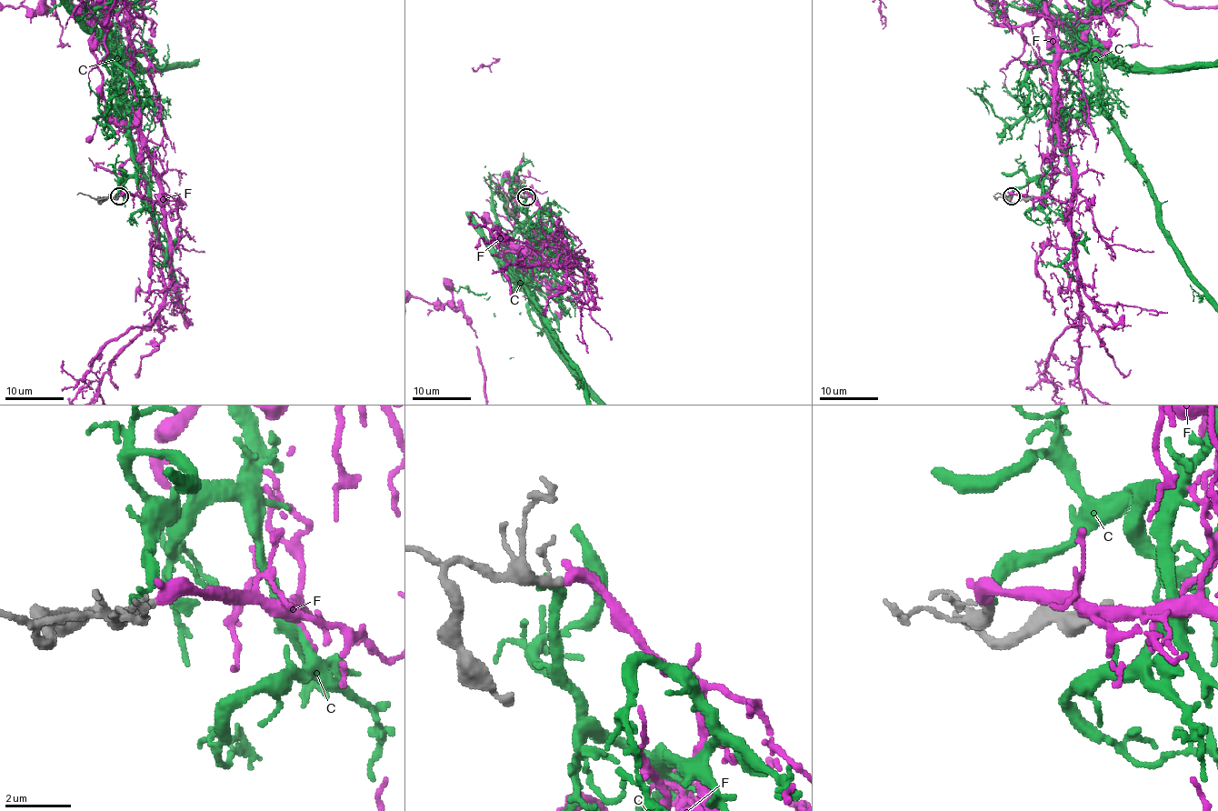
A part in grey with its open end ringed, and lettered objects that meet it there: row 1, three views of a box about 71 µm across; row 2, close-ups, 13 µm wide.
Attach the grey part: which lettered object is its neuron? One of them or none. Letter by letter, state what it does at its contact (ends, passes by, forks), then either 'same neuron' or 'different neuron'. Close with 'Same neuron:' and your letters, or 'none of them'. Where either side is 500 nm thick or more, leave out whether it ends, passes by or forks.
C: it ends | different neuron
F: it ends | same neuron
Same neuron: F

